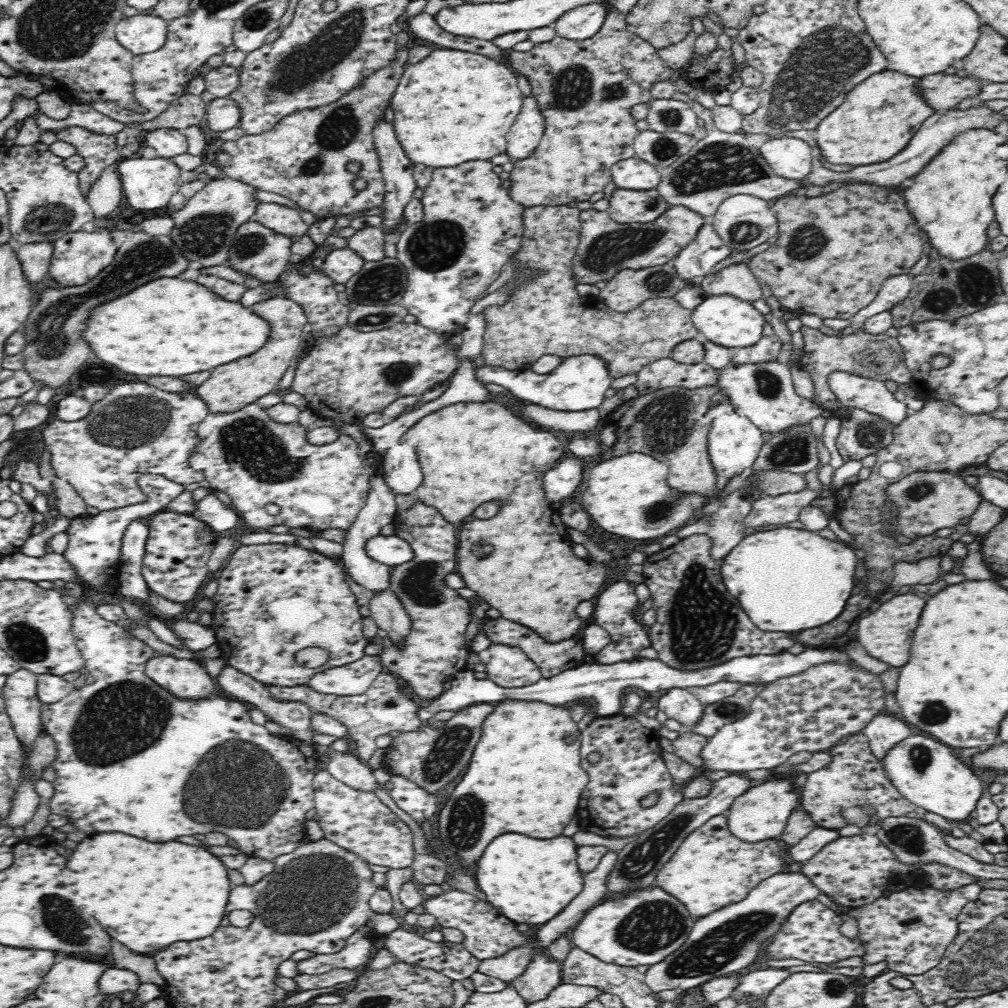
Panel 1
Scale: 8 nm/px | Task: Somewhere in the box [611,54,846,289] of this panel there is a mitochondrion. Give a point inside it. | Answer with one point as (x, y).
(725, 164)

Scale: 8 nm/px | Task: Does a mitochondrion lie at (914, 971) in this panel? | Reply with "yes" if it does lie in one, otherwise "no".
no

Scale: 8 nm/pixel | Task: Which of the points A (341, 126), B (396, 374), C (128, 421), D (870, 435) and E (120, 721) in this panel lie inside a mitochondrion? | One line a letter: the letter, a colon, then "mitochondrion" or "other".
A: mitochondrion
B: mitochondrion
C: mitochondrion
D: mitochondrion
E: mitochondrion

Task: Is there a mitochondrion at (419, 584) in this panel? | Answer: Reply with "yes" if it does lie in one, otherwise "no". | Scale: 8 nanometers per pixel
yes

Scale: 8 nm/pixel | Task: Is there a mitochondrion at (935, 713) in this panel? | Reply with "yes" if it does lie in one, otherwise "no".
yes

